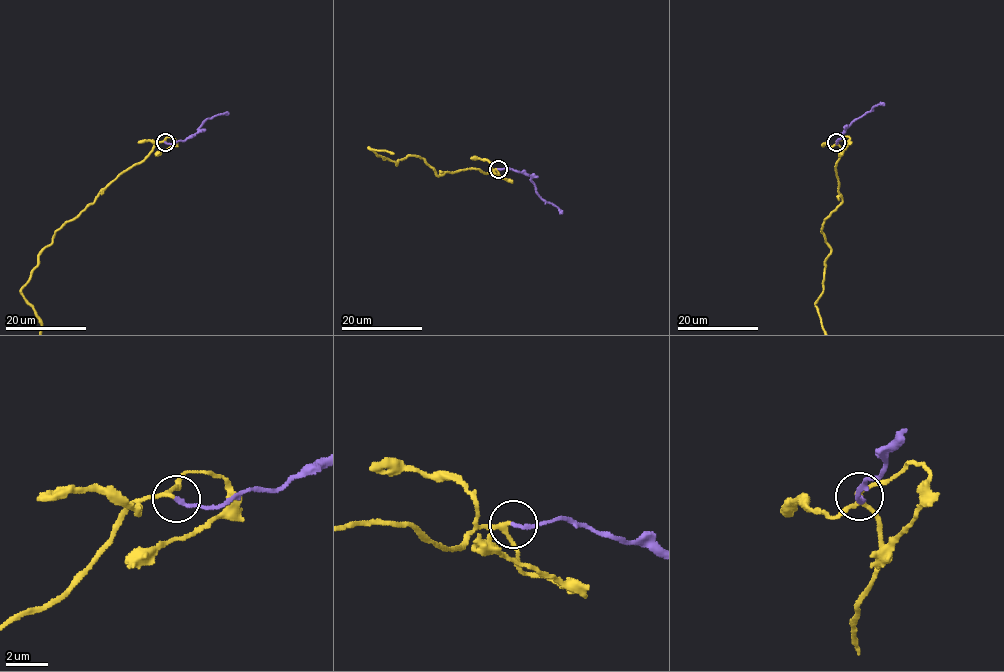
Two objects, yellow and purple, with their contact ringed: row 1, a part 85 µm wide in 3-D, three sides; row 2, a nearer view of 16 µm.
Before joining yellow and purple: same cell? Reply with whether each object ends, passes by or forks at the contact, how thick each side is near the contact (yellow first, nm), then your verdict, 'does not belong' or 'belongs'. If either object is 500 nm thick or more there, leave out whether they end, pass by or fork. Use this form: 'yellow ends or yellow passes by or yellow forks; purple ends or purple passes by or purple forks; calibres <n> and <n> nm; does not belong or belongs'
yellow passes by; purple ends; calibres 170 and 180 nm; belongs

